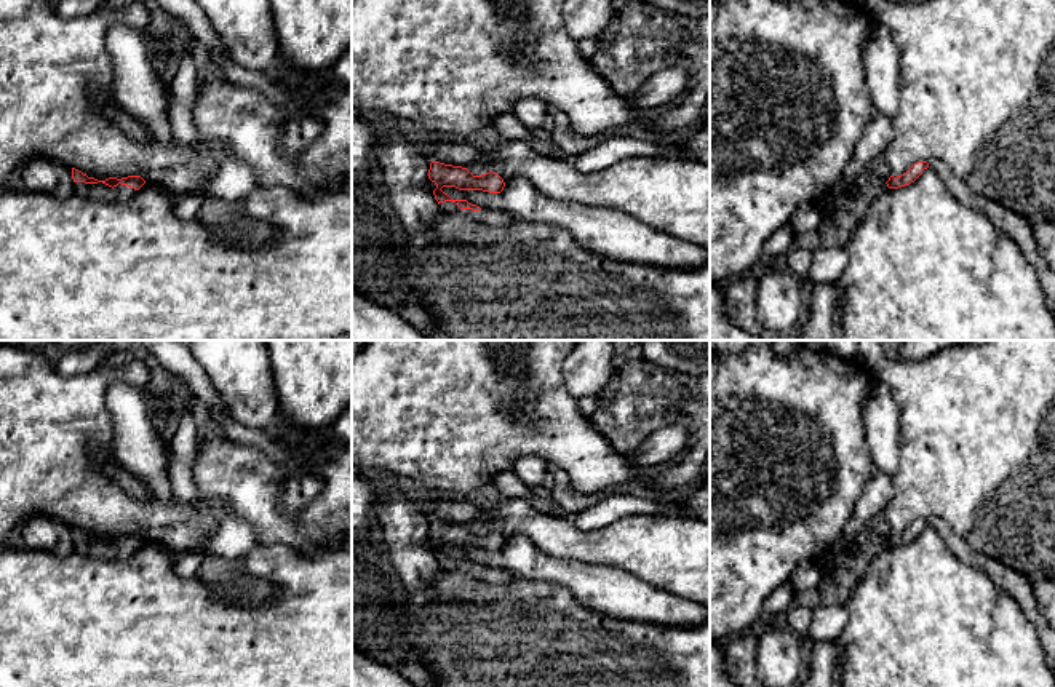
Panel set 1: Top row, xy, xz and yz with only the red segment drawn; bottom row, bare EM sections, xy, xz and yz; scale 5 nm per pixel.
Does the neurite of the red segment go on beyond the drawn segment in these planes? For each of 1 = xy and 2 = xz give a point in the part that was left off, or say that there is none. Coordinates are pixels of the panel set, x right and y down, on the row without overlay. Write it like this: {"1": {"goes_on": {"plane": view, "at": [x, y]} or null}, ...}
{"1": {"goes_on": {"plane": "xy", "at": [99, 550]}}, "2": {"goes_on": {"plane": "xz", "at": [493, 575]}}}

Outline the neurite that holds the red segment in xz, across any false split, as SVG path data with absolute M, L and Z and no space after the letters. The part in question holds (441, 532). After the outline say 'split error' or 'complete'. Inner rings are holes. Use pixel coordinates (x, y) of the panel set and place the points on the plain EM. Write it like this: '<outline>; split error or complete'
M432 519L428 537L436 542L433 548L440 567L446 572L465 574L484 583L505 586L515 578L508 572L496 567L481 567L467 558L452 558L444 551L443 545L456 545L459 548L483 548L489 551L500 551L505 545L504 537L497 530L486 530L473 534L467 526Z; split error

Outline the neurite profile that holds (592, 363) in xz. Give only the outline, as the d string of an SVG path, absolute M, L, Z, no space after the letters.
M577 340L564 361L563 377L567 391L580 399L598 395L612 379L619 359L615 340Z

